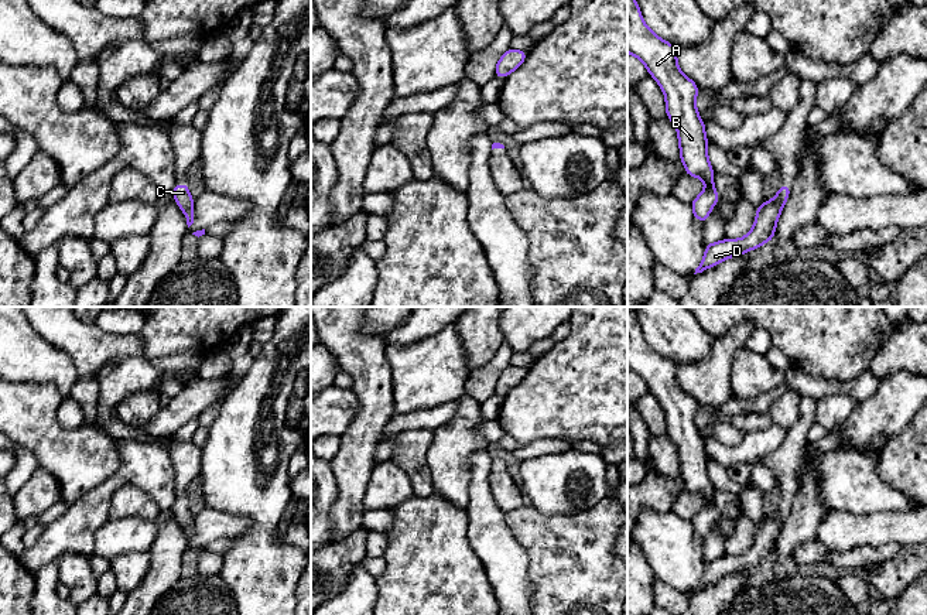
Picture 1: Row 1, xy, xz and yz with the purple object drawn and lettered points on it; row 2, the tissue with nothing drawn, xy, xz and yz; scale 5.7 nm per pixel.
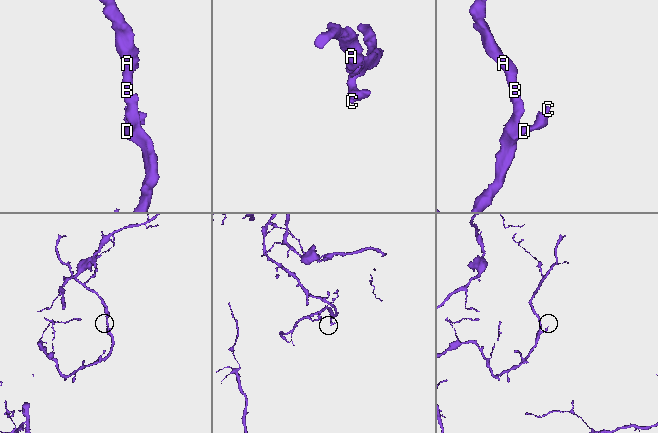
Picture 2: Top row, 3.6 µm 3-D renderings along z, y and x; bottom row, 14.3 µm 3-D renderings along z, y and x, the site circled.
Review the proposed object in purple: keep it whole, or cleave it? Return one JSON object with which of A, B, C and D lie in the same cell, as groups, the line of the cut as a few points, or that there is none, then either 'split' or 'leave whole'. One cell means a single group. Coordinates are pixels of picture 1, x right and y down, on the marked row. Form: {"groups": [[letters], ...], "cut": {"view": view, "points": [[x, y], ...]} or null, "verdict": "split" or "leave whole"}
{"groups": [["A", "B", "C", "D"]], "cut": null, "verdict": "leave whole"}

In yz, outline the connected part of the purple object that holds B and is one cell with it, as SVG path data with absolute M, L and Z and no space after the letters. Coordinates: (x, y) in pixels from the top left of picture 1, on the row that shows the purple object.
M627 0L627 52L646 65L666 95L666 113L677 129L685 174L705 181L705 189L690 204L697 221L705 223L721 197L714 188L705 123L695 106L698 86L681 74L677 48L646 25L636 0Z

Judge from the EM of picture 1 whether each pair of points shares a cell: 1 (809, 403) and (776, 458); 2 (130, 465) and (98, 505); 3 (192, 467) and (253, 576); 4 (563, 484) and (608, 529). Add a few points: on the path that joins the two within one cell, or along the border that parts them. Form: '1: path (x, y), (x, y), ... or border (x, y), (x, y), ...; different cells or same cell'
1: path (807, 417), (790, 444); same cell
2: path (122, 475), (102, 495); same cell
3: border (202, 448), (201, 474), (198, 477); different cells
4: border (606, 495), (591, 508), (574, 513), (556, 515); different cells

